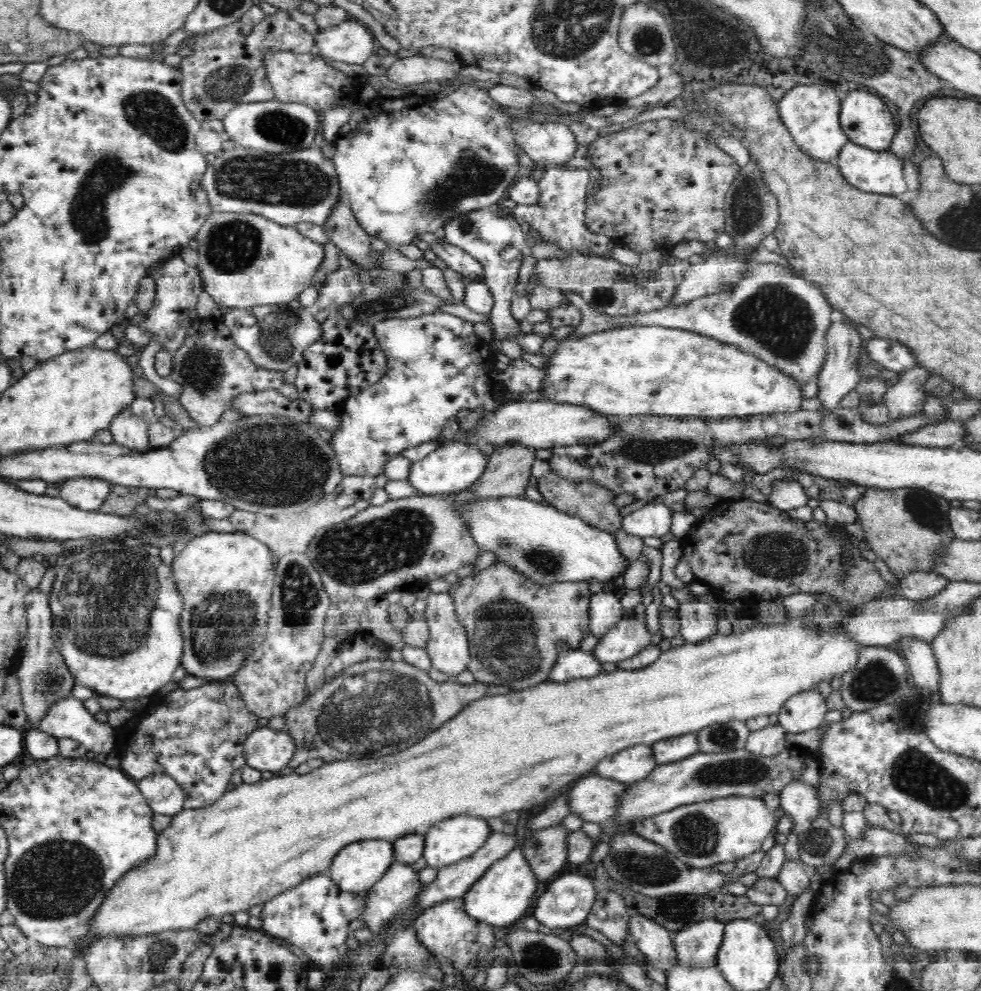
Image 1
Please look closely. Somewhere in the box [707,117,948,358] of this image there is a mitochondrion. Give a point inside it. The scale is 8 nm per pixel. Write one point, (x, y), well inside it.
(747, 206)

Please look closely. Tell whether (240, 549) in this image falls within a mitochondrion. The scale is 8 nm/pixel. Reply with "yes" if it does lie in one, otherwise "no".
no

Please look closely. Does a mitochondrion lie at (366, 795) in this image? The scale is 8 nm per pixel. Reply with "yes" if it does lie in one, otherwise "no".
no

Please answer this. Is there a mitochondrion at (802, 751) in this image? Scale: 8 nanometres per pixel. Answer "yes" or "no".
no

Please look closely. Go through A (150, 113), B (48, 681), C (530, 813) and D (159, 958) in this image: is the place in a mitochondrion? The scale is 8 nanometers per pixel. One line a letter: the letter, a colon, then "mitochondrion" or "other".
A: mitochondrion
B: mitochondrion
C: other
D: mitochondrion

